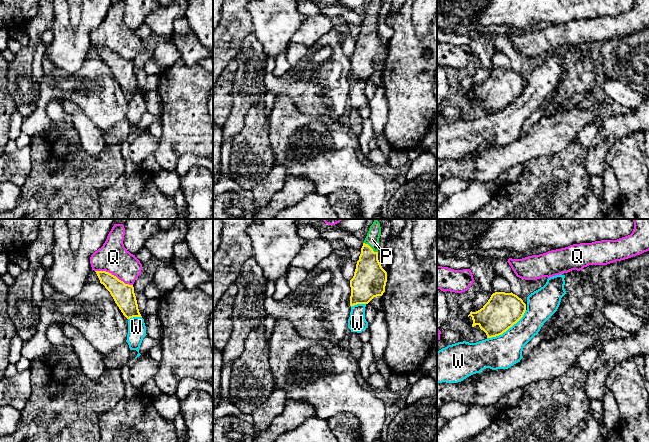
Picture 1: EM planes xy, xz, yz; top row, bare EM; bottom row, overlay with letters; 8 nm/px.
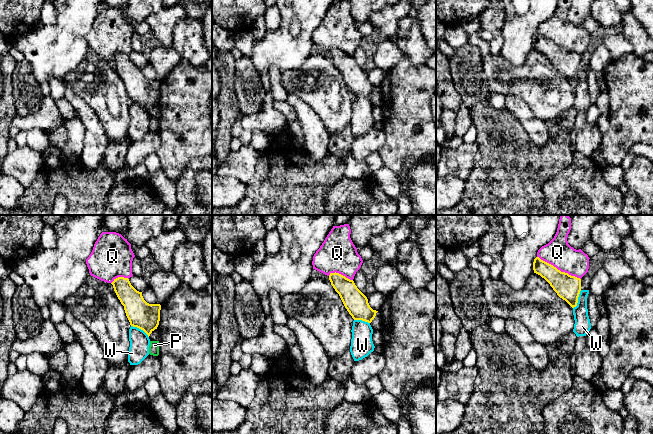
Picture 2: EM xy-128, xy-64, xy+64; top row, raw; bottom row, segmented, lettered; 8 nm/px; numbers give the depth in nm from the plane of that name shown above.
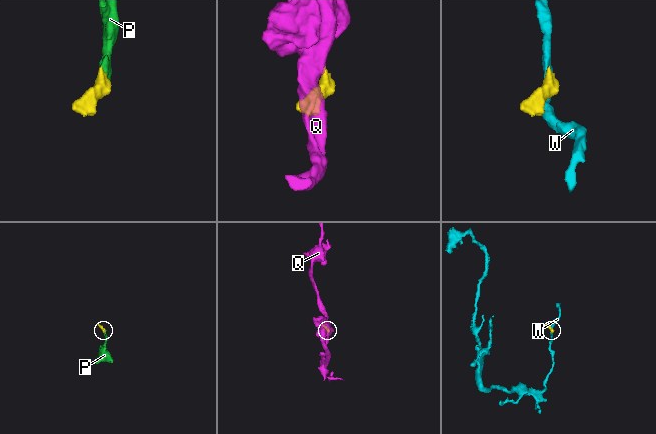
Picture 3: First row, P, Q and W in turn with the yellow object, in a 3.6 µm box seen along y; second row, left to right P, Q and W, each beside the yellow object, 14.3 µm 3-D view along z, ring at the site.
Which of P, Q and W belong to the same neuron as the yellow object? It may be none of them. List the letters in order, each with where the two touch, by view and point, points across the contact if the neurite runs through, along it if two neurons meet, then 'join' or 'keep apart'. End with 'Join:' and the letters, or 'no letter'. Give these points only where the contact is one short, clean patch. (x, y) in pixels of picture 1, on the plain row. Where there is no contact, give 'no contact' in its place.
P: xz (370, 23) | across xz (369, 54), (370, 23), (372, 15) | join
Q: xy (113, 51) | keep apart
W: yz (507, 105) | keep apart
Join: P

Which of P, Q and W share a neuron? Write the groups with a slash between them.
P / Q / W

